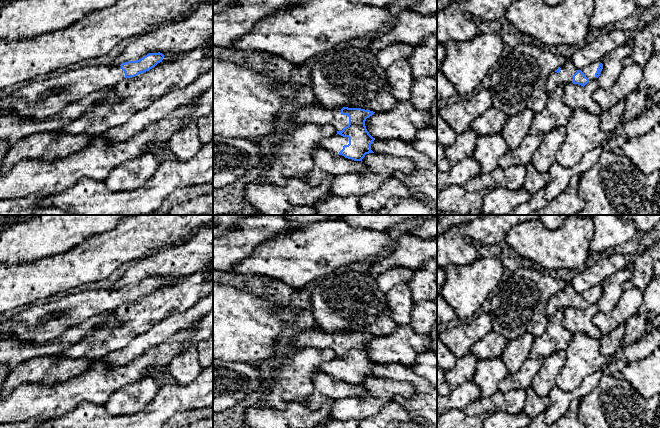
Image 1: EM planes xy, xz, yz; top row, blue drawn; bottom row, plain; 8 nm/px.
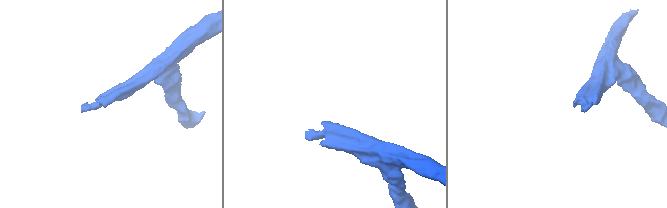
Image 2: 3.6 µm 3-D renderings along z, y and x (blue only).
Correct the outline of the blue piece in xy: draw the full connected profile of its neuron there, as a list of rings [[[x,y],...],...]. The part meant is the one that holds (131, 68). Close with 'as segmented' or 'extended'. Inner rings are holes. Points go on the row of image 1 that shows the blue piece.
[[[160,52],[149,53],[137,61],[121,65],[108,64],[68,69],[53,78],[32,81],[30,84],[0,99],[4,115],[27,120],[45,120],[69,104],[89,94],[116,86],[125,78],[135,77],[162,62]]]; extended

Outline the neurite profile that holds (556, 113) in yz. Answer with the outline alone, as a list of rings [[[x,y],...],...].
[[[565,84],[559,85],[553,92],[549,93],[548,104],[540,112],[535,114],[530,134],[543,134],[558,126],[566,126],[572,117],[572,110],[562,100]]]

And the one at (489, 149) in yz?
[[[495,133],[492,135],[478,136],[473,157],[480,165],[482,174],[489,174],[498,167],[501,157],[509,150],[509,147],[502,135],[502,133]]]

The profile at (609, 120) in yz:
[[[621,100],[610,109],[599,114],[600,128],[604,132],[610,133],[614,131],[621,123],[622,117],[626,110],[626,101]]]

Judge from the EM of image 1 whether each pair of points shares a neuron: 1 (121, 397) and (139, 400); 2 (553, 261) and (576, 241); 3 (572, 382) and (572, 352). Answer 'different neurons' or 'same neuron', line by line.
1: same neuron
2: same neuron
3: same neuron

